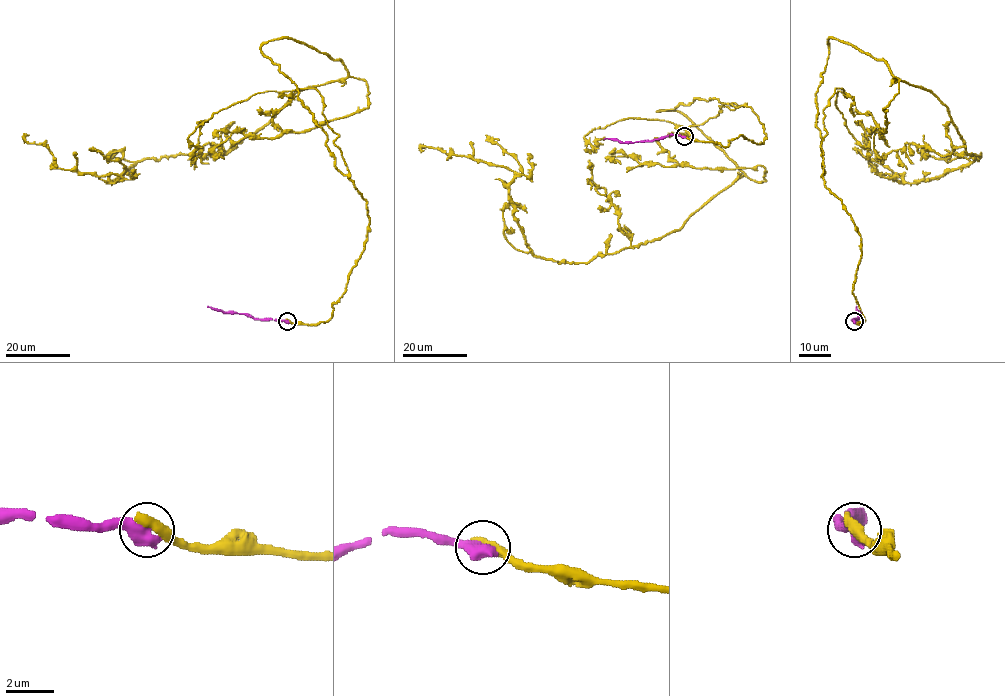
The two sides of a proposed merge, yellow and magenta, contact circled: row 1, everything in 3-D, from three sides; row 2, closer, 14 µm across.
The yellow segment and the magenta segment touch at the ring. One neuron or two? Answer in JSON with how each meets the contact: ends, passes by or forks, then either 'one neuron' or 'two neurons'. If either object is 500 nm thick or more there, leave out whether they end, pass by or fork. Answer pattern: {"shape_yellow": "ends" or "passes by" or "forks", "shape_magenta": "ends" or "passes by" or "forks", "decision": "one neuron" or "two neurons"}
{"decision": "two neurons"}

